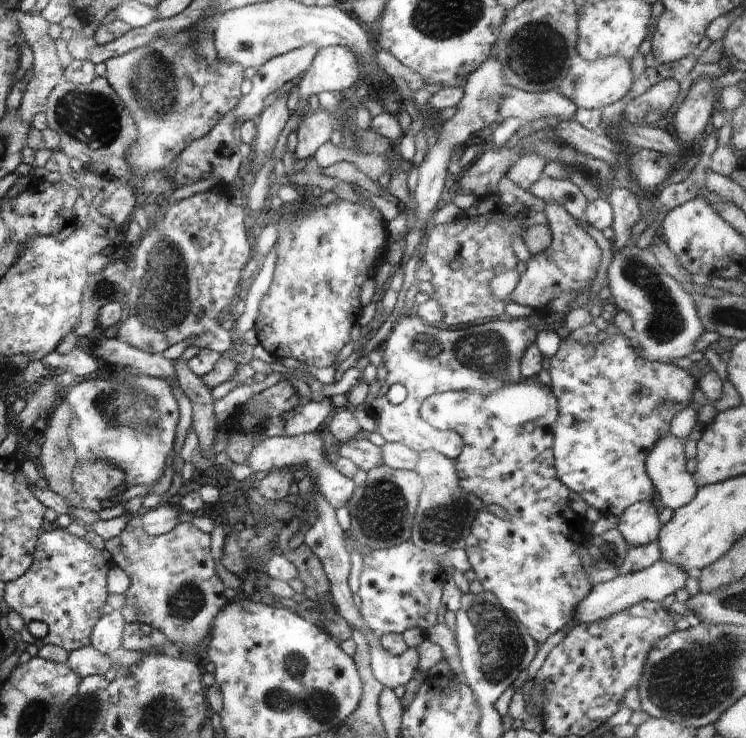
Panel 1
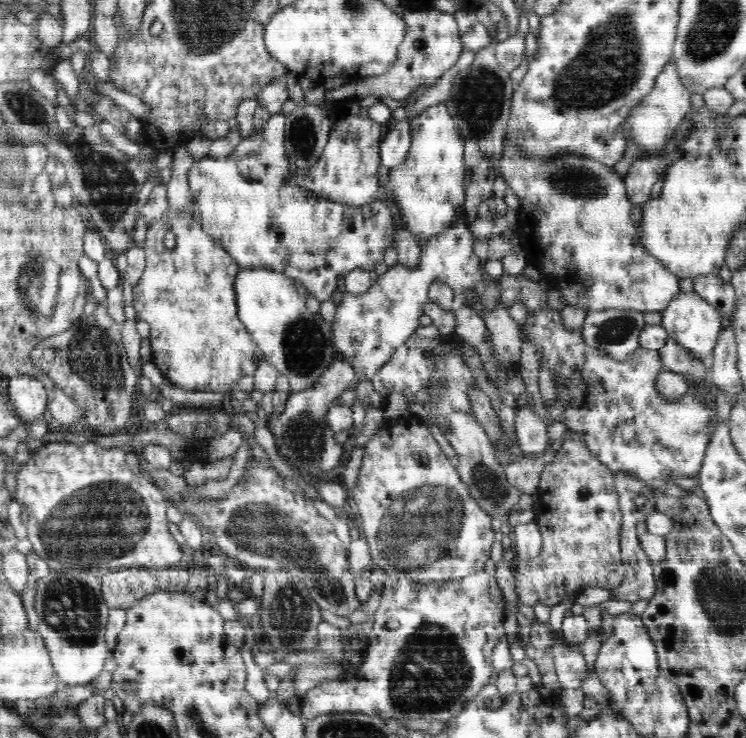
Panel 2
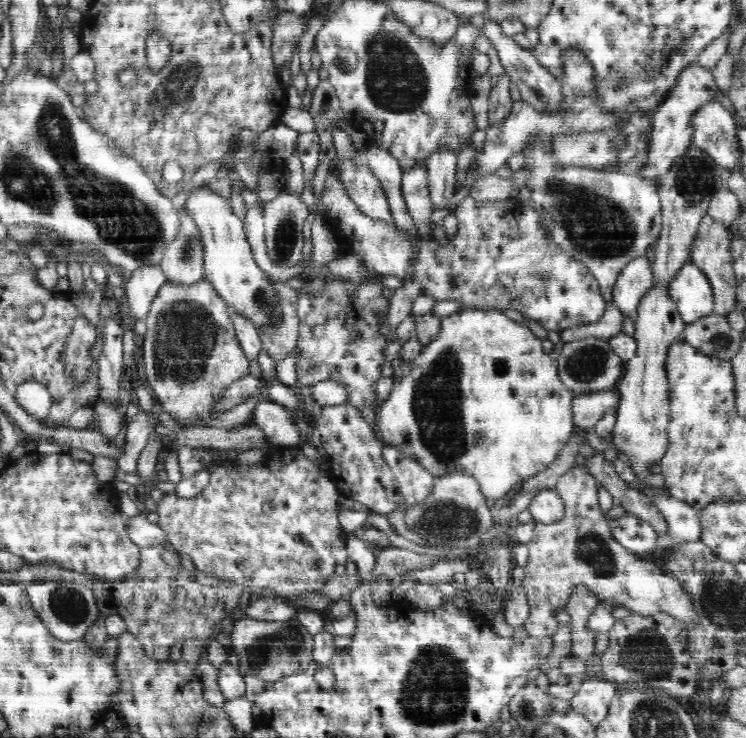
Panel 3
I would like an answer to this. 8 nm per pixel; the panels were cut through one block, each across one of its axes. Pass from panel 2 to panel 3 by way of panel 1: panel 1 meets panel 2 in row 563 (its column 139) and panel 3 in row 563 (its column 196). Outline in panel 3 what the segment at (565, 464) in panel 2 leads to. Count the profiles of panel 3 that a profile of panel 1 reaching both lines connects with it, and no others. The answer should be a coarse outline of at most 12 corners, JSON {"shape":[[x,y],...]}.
{"shape":[[574,464],[565,516],[527,544],[525,628],[554,636],[584,585],[598,602],[698,623],[661,566],[616,541],[600,484]]}

